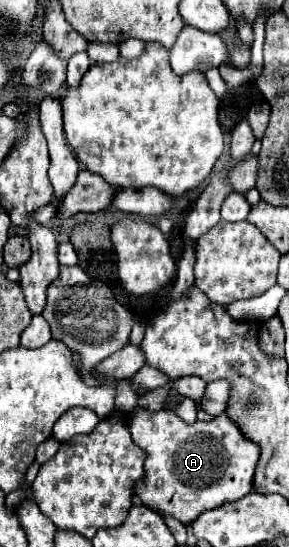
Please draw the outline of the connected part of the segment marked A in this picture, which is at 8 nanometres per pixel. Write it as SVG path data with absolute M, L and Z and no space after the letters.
M137 409L131 415L131 435L133 441L147 453L145 479L137 485L137 497L143 501L143 505L155 509L159 515L171 515L183 523L191 523L203 511L215 509L223 501L245 497L253 491L253 475L261 449L243 435L243 431L227 413L215 417L209 423L195 421L193 425L183 425L183 421L179 421L179 417L175 417L175 413L169 409L161 409L157 413Z

